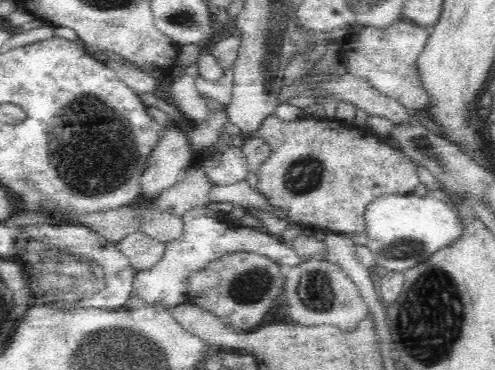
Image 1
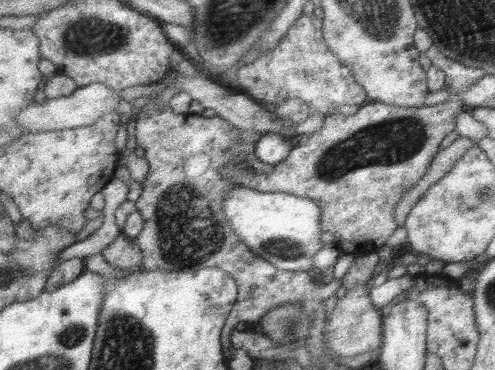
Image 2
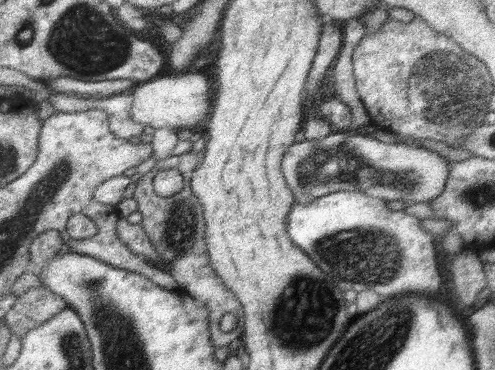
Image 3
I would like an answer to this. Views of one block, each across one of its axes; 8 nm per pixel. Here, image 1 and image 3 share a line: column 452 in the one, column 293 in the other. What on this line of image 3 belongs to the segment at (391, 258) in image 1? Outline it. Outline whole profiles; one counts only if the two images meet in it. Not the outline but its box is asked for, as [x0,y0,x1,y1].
[287,192,441,296]

